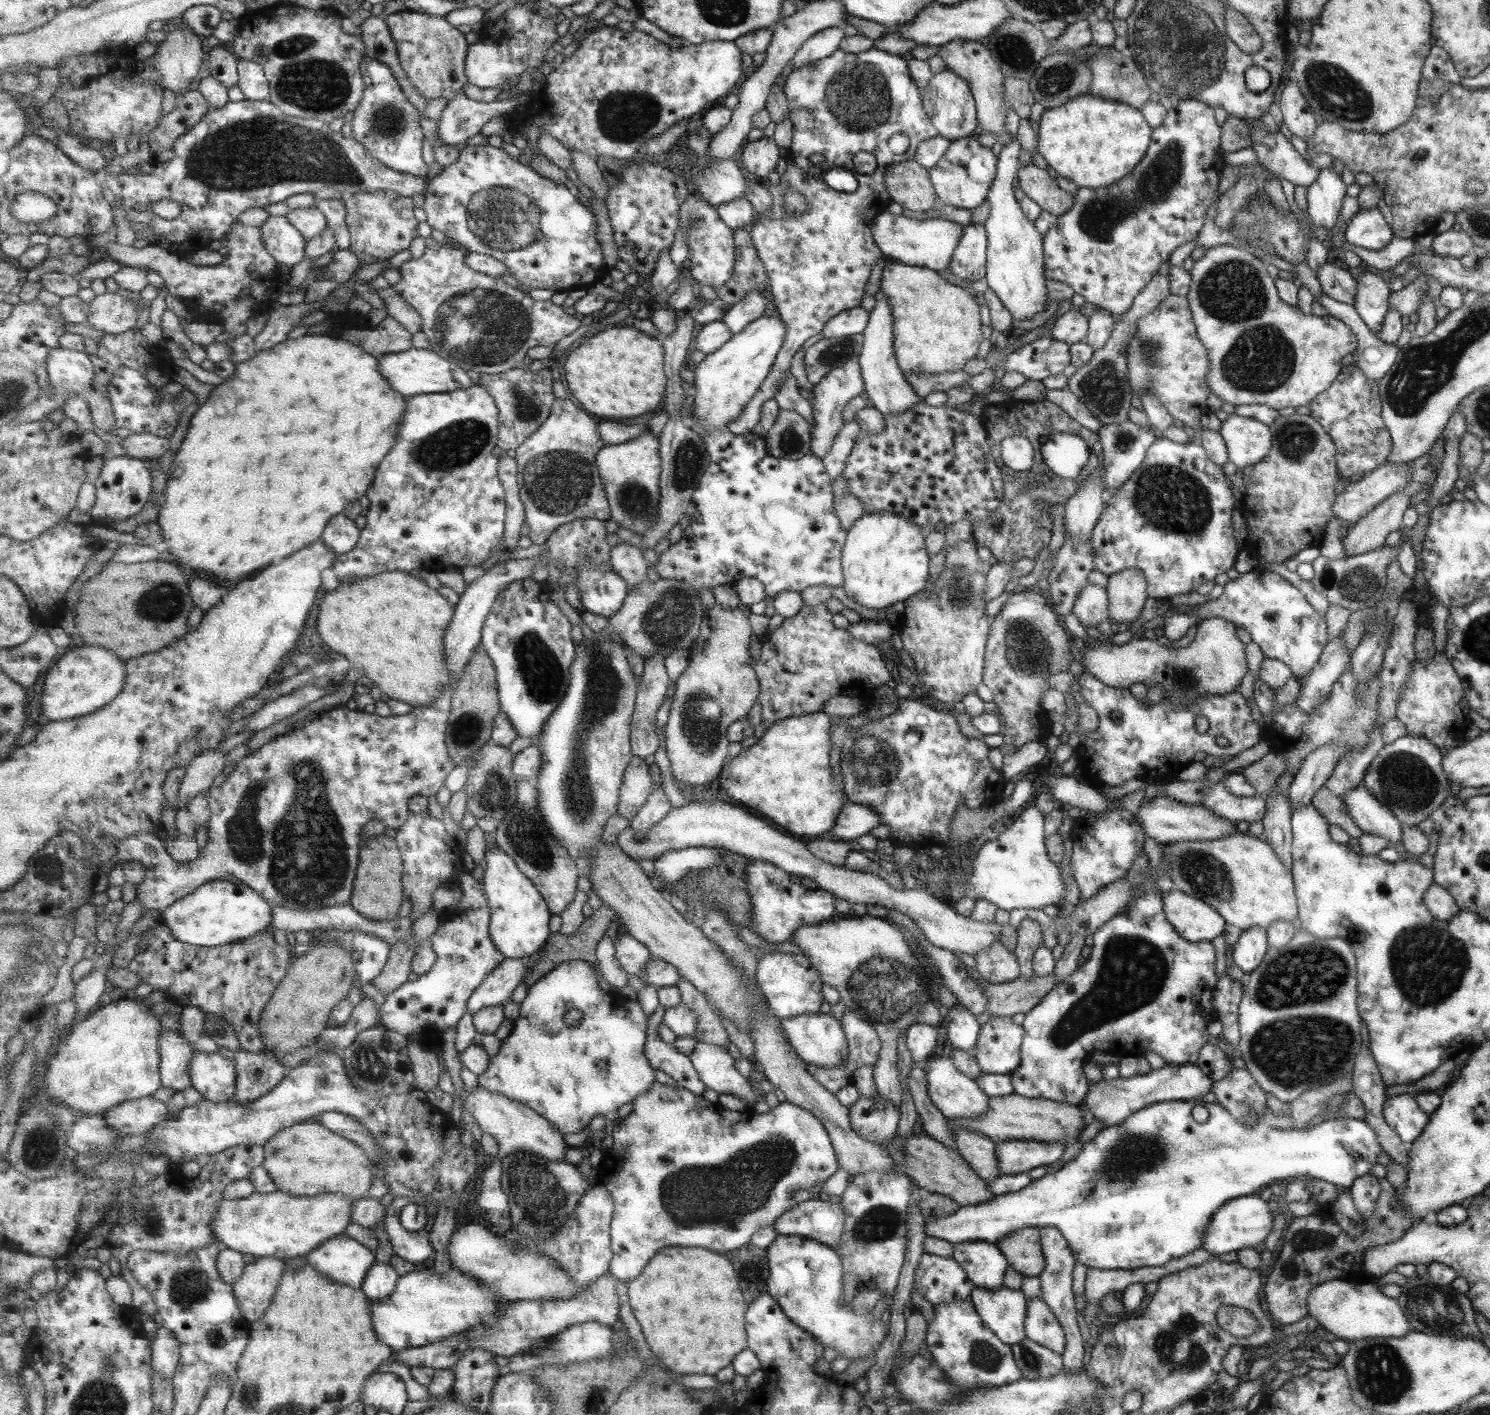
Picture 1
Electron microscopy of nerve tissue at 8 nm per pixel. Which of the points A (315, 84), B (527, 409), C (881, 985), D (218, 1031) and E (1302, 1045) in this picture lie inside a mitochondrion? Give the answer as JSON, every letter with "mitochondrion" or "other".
{"A":"mitochondrion","B":"mitochondrion","C":"mitochondrion","D":"other","E":"mitochondrion"}

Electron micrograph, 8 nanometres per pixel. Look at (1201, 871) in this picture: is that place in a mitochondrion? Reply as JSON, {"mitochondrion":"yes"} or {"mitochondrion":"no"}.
{"mitochondrion":"yes"}

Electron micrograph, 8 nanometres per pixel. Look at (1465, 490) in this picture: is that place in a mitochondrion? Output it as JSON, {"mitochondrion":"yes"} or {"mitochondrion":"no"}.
{"mitochondrion":"no"}

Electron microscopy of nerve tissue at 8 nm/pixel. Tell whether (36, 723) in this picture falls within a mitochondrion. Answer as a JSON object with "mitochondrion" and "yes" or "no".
{"mitochondrion":"no"}

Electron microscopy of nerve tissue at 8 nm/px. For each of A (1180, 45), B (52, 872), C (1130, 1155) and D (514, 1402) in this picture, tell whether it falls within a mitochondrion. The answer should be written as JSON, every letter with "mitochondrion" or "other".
{"A":"mitochondrion","B":"mitochondrion","C":"mitochondrion","D":"other"}

